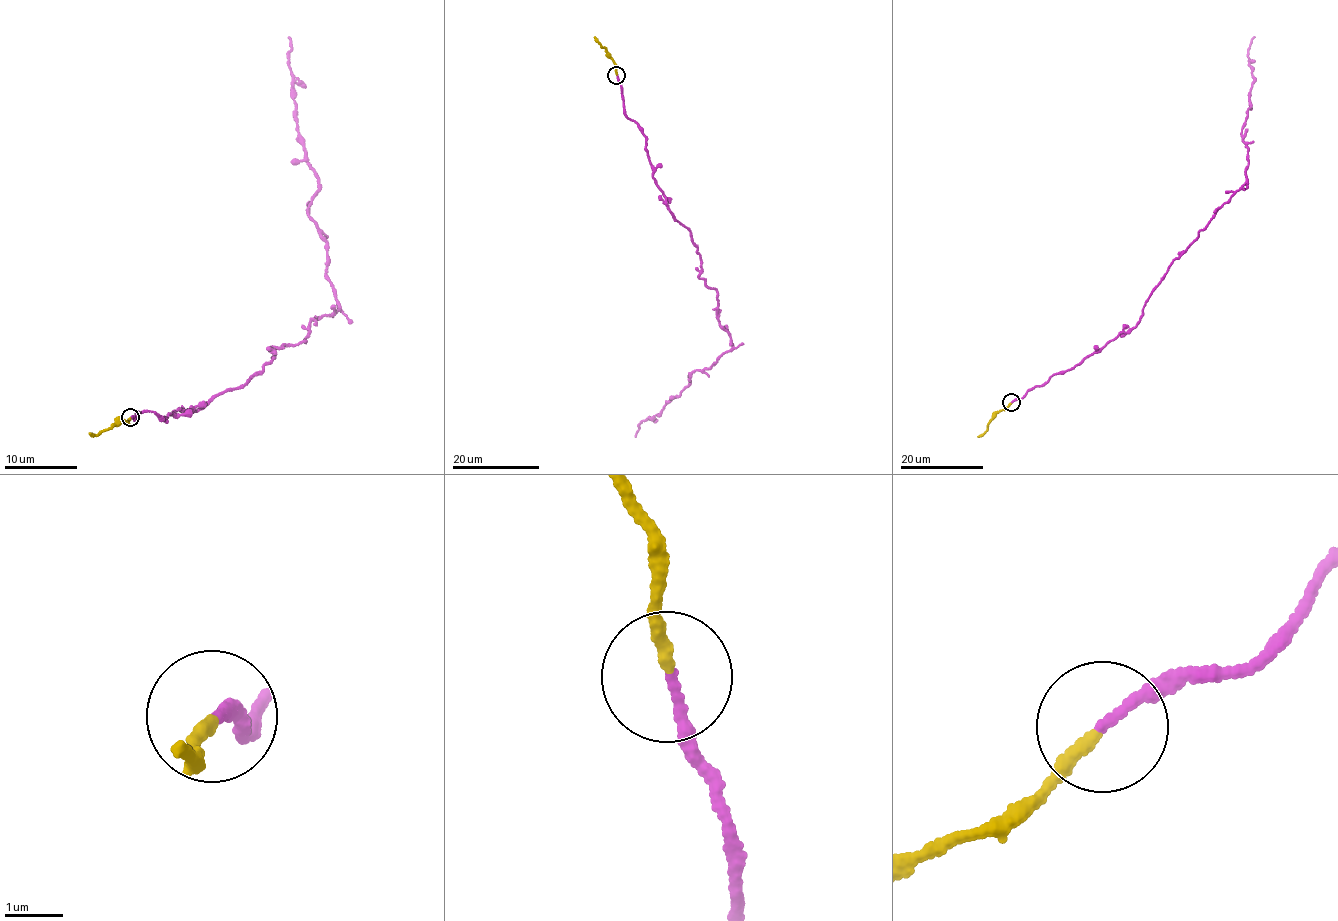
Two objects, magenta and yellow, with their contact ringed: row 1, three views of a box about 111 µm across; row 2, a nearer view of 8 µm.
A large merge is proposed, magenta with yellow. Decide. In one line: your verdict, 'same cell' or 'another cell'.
same cell

